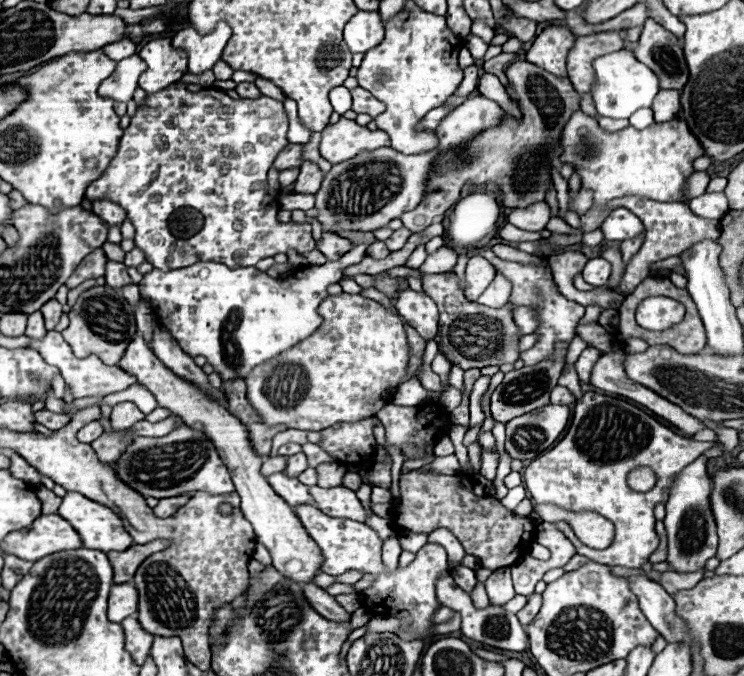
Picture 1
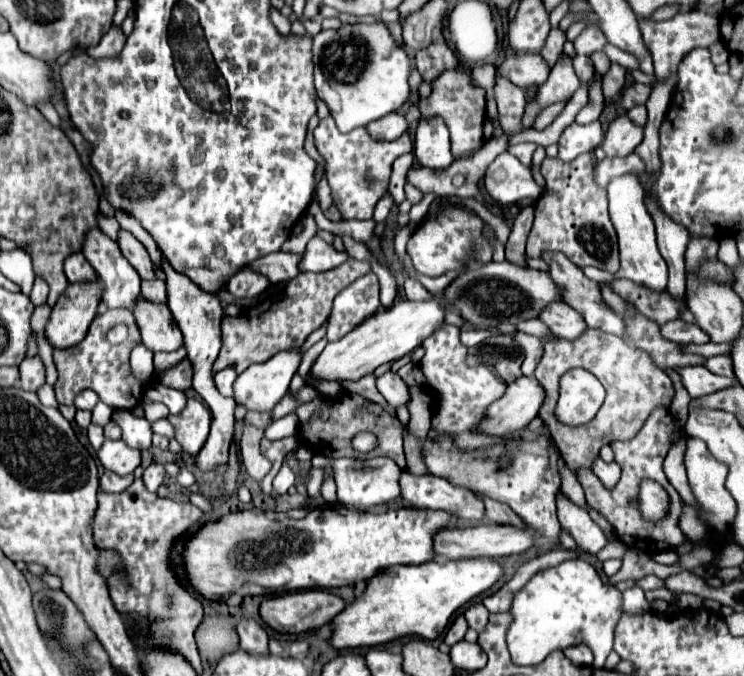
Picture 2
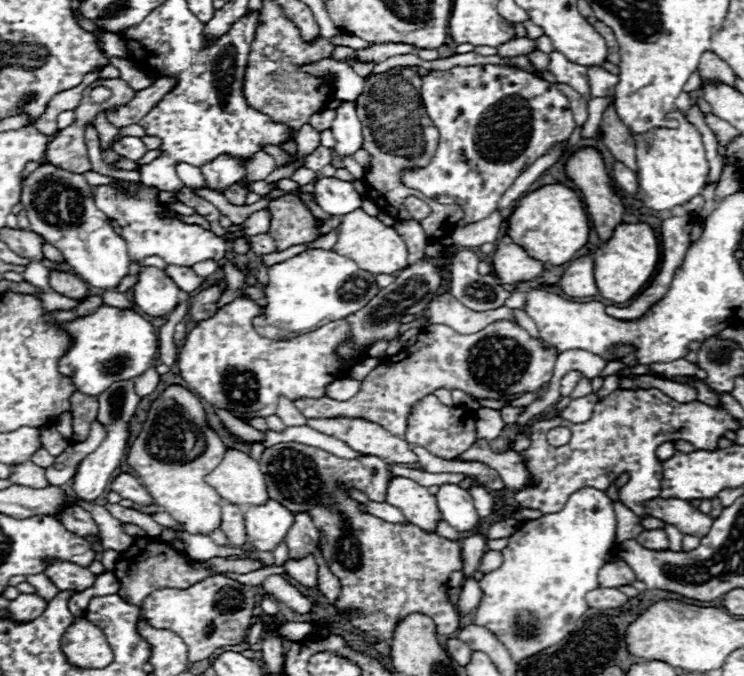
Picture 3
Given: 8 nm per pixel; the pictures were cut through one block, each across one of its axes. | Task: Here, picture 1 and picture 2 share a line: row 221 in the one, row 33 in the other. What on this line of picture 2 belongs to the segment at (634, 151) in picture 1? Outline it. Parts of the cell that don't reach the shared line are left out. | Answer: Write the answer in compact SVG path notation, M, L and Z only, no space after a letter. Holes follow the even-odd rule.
M588 26L586 30L582 30L582 34L574 40L574 48L576 54L594 54L594 52L602 52L604 46L608 44L604 32L598 26Z

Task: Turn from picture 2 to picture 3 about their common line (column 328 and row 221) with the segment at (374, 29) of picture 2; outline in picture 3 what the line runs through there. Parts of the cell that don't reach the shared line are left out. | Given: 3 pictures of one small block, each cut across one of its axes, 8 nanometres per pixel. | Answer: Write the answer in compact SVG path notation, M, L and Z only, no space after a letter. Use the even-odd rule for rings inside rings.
M40 164L22 182L20 204L30 220L30 230L40 234L48 244L56 246L76 276L90 286L114 290L128 274L130 256L126 242L112 228L108 222L110 218L96 208L94 188L86 182L84 174L72 174L52 164Z

